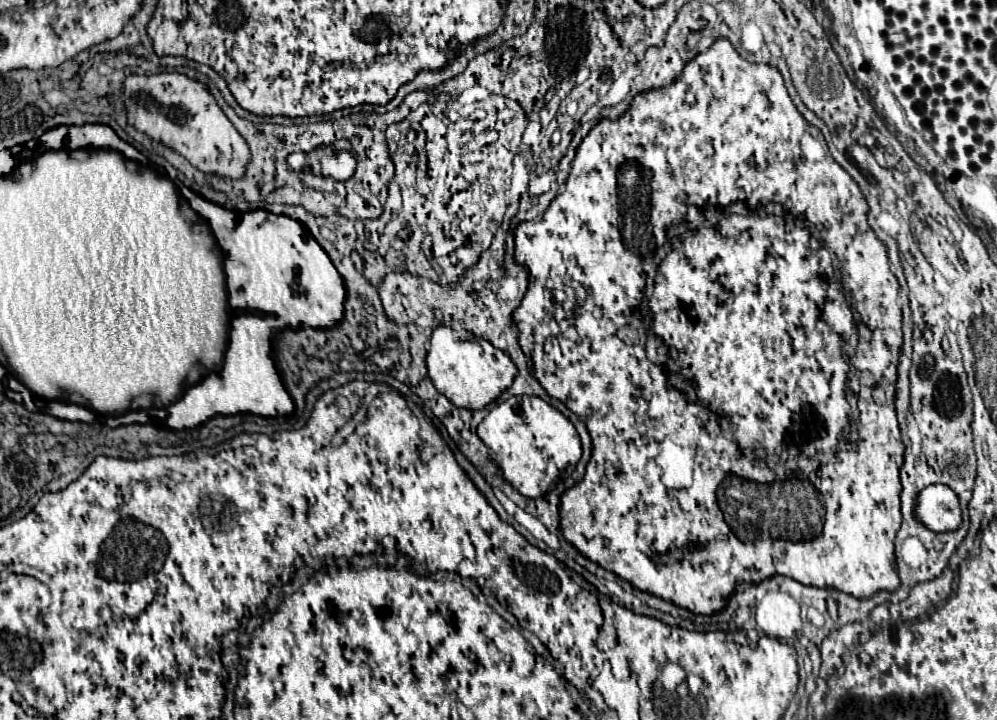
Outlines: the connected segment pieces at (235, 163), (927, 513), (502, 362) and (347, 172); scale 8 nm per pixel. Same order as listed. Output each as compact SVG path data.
M162 72L152 76L130 74L124 80L122 100L126 106L128 122L136 130L176 150L198 170L206 174L228 176L232 180L244 176L252 152L246 140L216 104L206 84L178 72Z
M932 484L918 494L916 516L934 532L958 530L962 524L958 496L946 484Z
M438 326L432 332L426 366L436 390L444 394L454 406L466 410L482 410L488 406L512 384L518 372L508 354L494 348L486 340L478 340L468 332L456 332L450 326Z
M342 138L334 144L324 144L312 152L292 152L286 156L286 164L294 172L310 170L312 174L344 182L354 176L358 160L352 152L352 144Z

